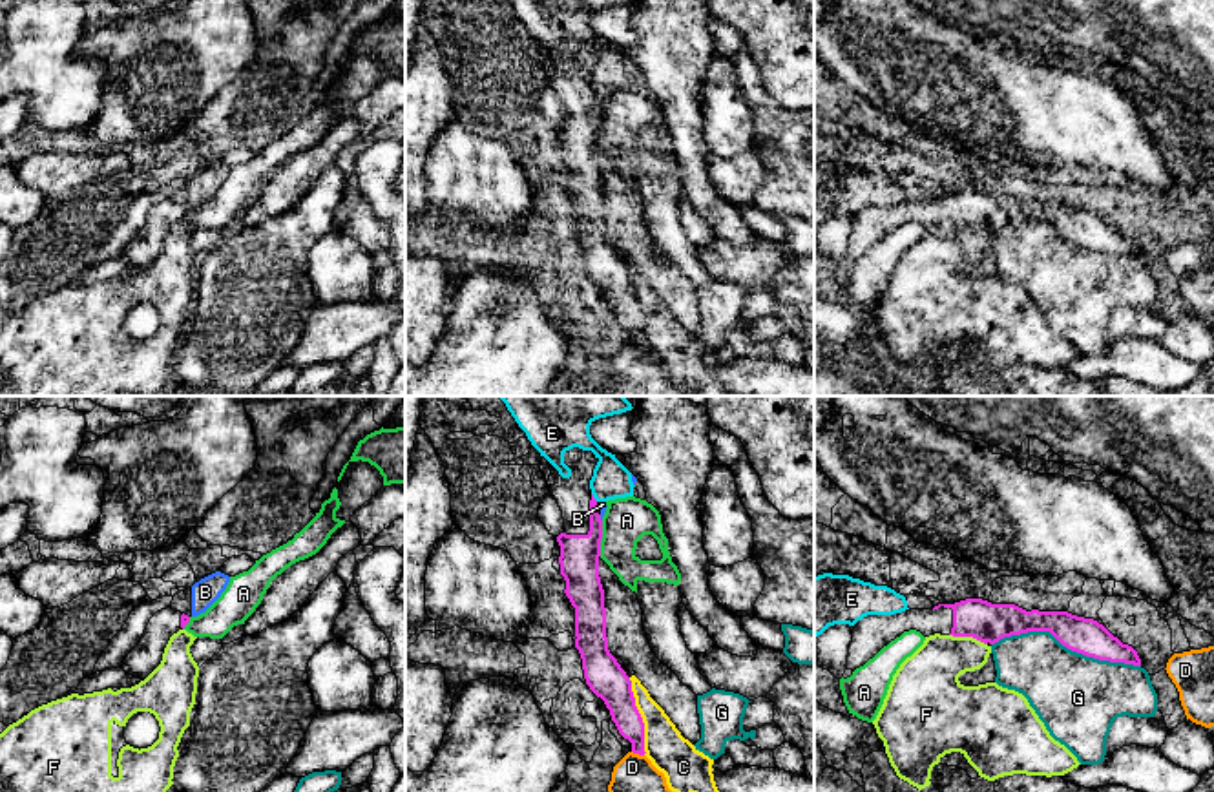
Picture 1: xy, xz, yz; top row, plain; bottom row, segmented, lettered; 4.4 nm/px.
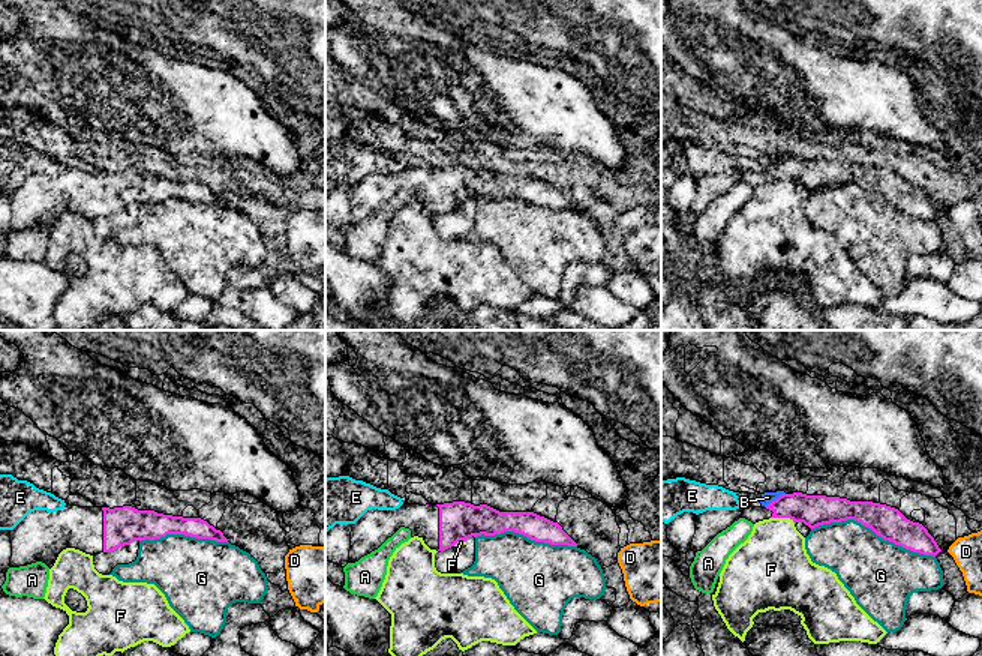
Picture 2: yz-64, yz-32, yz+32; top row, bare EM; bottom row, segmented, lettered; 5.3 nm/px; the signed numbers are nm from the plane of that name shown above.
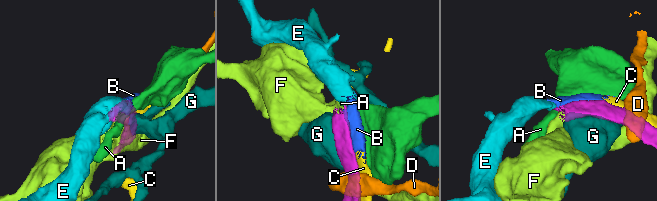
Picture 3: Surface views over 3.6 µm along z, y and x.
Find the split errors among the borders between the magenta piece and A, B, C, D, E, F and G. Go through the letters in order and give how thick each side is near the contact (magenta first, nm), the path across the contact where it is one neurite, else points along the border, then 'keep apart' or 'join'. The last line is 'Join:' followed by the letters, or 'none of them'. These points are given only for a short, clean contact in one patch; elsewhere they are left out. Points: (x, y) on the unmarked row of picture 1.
A: 180 nm thick on the magenta side, 200 nm on the other; border along xz (603, 112), (599, 146); keep apart
B: 180 nm thick on the magenta side, 30 nm on the other; keep apart
C: 170 nm thick on the magenta side, 180 nm on the other; keep apart
D: 130 nm thick on the magenta side, 280 nm on the other; keep apart
E: 160 nm thick on the magenta side, 170 nm on the other; border along xz (592, 84), (597, 92); keep apart
F: 180 nm thick on the magenta side, 260 nm on the other; border along yz (950, 225), (975, 229), (986, 236); keep apart
G: 160 nm thick on the magenta side, 380 nm on the other; keep apart
Join: none of them

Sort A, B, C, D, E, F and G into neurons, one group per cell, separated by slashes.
A / B C E / D / F / G

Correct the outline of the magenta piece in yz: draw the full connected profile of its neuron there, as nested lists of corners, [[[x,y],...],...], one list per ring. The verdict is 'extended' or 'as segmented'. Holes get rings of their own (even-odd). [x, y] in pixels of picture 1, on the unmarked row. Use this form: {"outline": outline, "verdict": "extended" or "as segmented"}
{"outline": [[[966,190],[955,195],[938,195],[931,201],[905,201],[895,206],[867,206],[854,215],[847,246],[847,261],[856,261],[873,250],[884,237],[904,223],[916,221],[924,228],[940,224],[973,228],[995,235],[1004,228],[1028,223],[1050,223],[1072,243],[1099,252],[1141,257],[1137,243],[1123,235],[1094,210],[1068,203],[1026,203],[1015,195],[991,195],[982,190]]], "verdict": "extended"}

